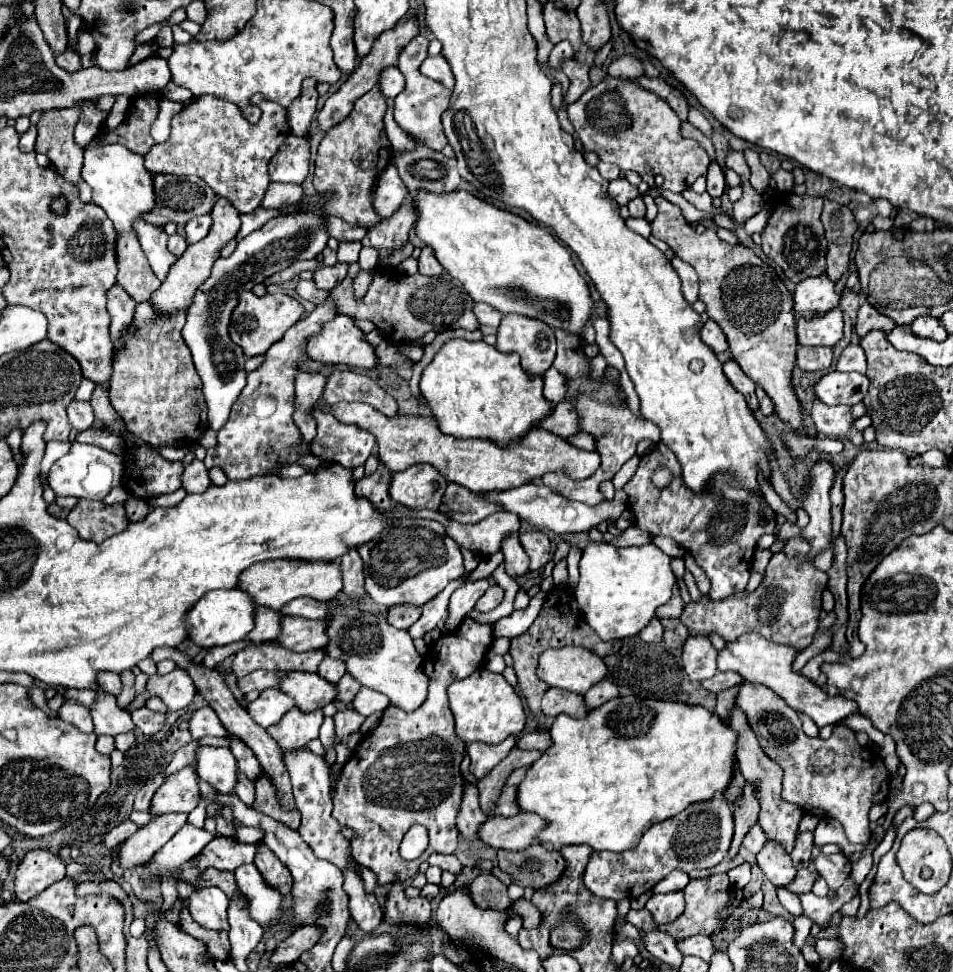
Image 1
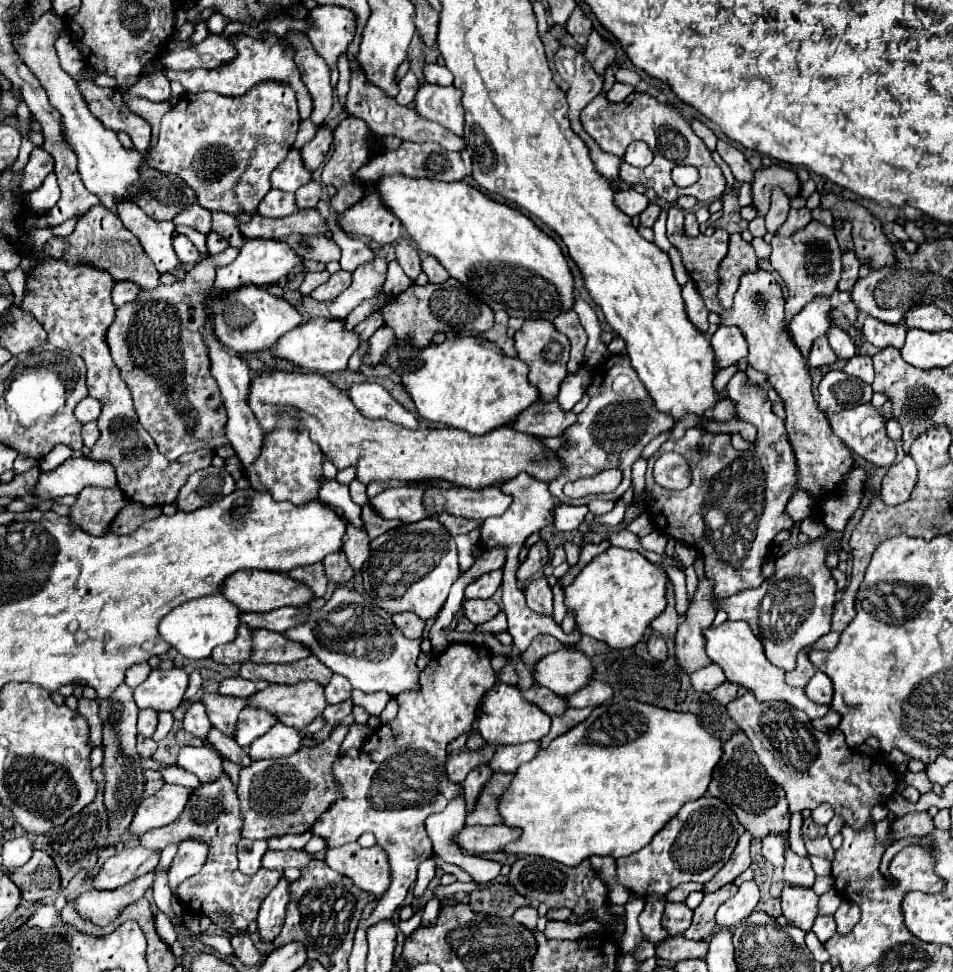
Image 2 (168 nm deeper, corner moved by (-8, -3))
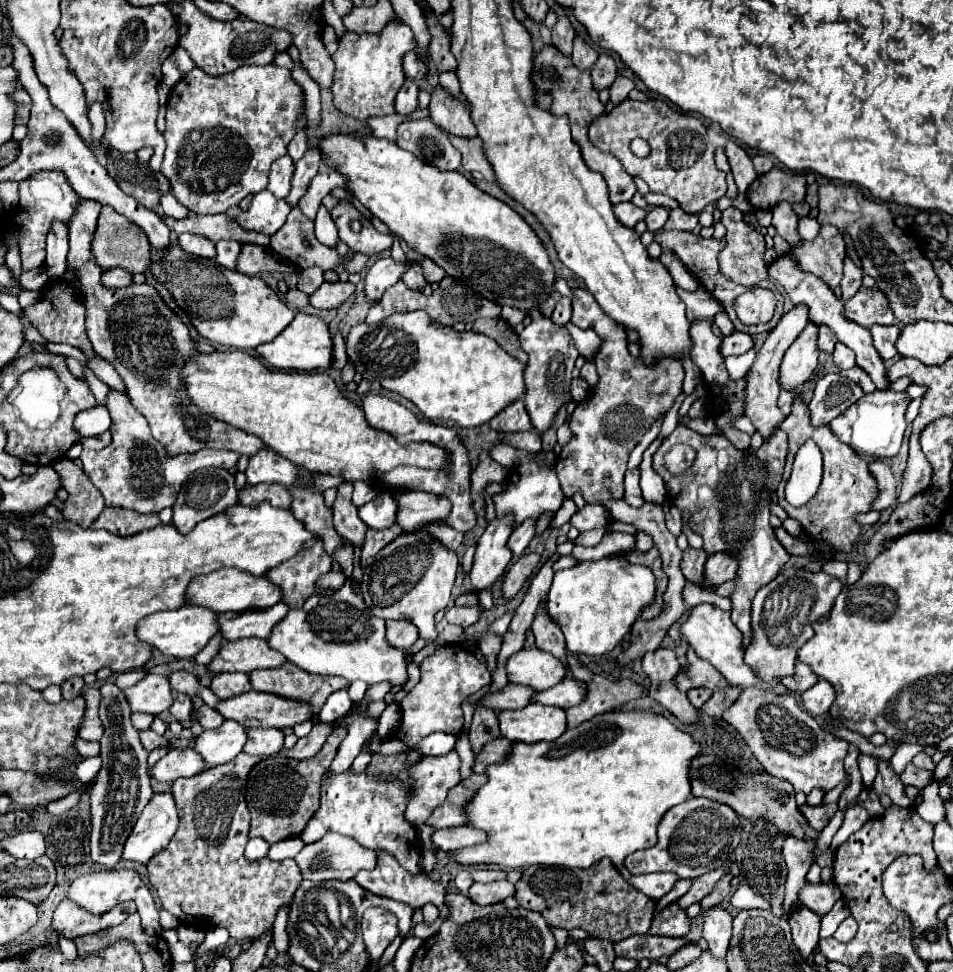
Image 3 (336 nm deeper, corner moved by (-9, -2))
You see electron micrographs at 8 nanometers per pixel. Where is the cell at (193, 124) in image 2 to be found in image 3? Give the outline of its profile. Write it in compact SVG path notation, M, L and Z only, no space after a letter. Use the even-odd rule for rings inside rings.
M251 65L239 67L233 73L211 77L201 69L193 69L189 75L171 89L165 113L165 157L161 171L169 177L173 195L197 215L227 213L231 207L247 195L257 195L267 189L269 167L275 159L287 153L289 141L295 137L297 121L305 109L305 93L293 81L291 71L277 65Z

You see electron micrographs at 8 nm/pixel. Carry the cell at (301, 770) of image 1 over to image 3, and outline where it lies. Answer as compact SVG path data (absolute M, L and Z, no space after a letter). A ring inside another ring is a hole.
M375 849L375 855L379 857L375 869L361 869L353 879L367 891L375 893L375 895L383 895L383 897L389 897L389 899L395 899L395 901L403 901L407 905L411 905L413 909L415 907L423 907L425 903L435 903L441 911L443 917L447 917L447 907L445 907L445 887L439 885L439 883L433 883L431 879L427 879L425 875L417 875L417 877L411 877L409 871L405 871L397 861L395 857L391 857L391 853L383 853L383 849Z

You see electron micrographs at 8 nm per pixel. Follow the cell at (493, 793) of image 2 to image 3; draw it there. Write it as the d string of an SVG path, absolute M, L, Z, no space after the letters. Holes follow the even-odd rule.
M475 773L467 781L453 787L449 791L445 803L433 811L433 815L427 819L427 823L435 825L437 829L465 825L467 823L467 815L465 815L467 801L471 801L471 797L477 793L477 789L483 787L485 783L487 783L487 775L477 775Z

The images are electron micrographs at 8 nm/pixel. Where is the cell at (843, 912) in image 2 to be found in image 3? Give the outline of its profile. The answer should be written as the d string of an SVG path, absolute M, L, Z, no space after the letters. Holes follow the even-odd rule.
M849 915L841 925L839 925L839 929L835 931L835 939L837 941L851 941L853 937L855 937L855 933L857 933L857 923L855 923L855 919Z

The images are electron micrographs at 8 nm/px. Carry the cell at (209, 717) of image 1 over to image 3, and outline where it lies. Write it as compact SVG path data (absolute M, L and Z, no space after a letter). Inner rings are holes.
M175 691L175 701L173 701L173 705L169 707L169 711L173 713L173 717L175 717L177 721L185 723L185 721L191 719L191 709L193 709L193 701L191 701L187 695Z

